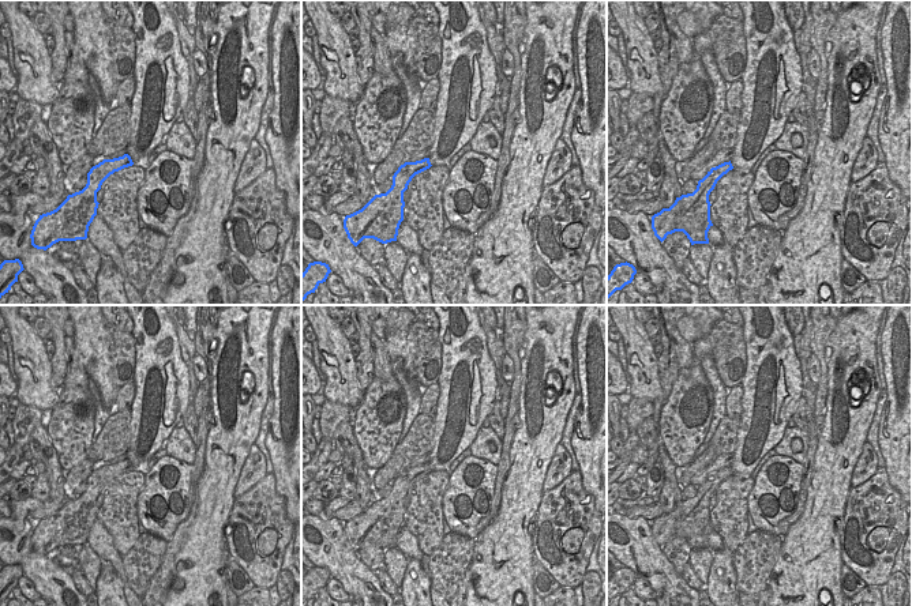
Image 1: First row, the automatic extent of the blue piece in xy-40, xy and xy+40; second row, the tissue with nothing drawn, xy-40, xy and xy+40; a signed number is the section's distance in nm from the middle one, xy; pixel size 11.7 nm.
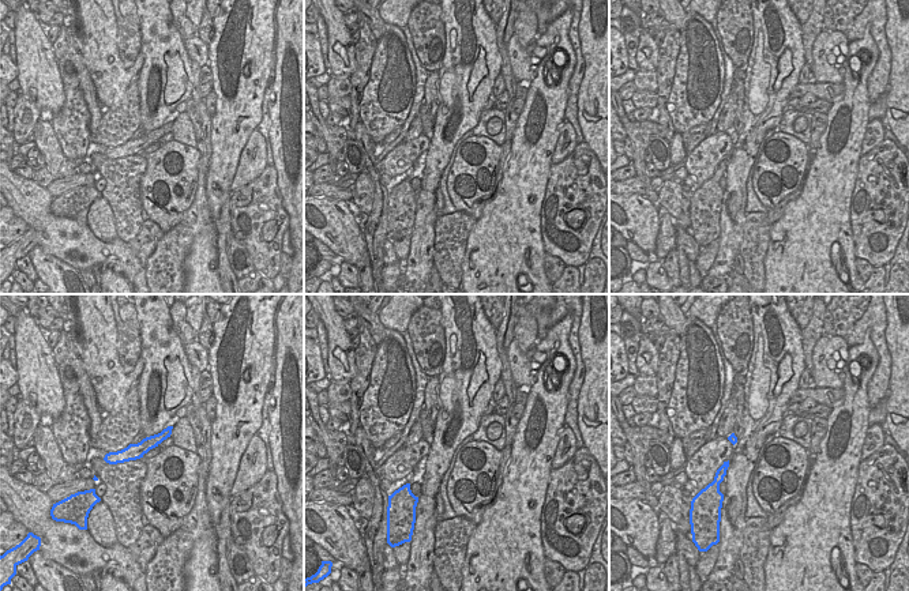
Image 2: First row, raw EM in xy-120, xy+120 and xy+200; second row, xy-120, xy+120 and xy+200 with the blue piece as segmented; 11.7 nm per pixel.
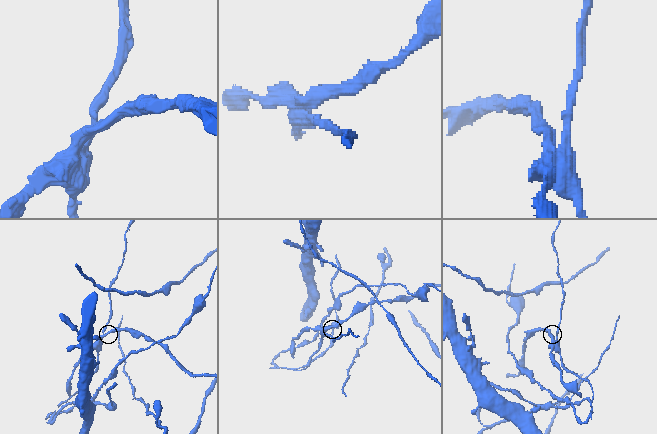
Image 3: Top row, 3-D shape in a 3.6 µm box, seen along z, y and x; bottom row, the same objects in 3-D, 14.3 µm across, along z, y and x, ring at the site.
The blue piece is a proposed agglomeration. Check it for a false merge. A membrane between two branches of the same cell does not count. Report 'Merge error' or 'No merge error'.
Merge error

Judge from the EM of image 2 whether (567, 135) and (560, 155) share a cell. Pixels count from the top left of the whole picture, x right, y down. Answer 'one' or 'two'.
one

